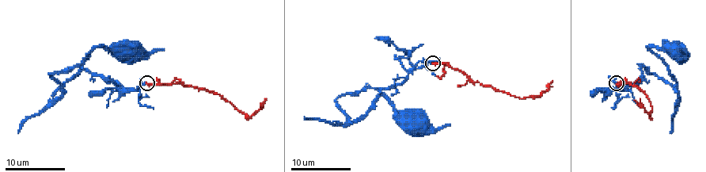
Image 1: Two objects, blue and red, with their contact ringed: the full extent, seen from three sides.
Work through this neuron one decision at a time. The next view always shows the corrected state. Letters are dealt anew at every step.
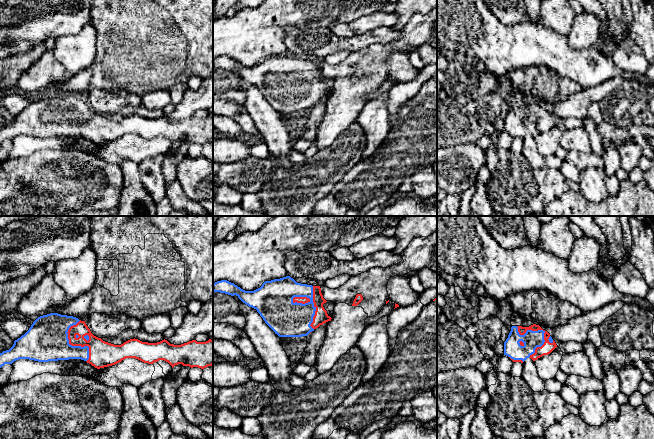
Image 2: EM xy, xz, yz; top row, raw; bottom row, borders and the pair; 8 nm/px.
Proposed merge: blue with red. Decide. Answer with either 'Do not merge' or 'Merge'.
Merge

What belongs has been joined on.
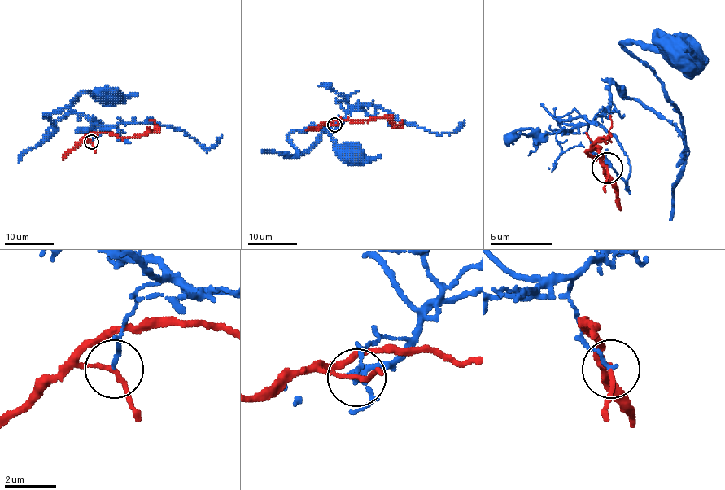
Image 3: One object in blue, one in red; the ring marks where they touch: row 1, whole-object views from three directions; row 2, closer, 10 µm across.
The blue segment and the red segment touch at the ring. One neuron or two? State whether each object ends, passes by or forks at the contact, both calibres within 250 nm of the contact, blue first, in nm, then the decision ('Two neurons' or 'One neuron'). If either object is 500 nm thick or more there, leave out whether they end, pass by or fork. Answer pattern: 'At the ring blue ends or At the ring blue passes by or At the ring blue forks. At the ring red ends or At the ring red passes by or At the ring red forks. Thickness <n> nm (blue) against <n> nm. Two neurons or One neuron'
At the ring blue ends. At the ring red passes by. Thickness 130 nm (blue) against 150 nm. Two neurons

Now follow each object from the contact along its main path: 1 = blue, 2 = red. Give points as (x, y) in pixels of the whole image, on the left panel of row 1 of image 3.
1: (91, 142), (99, 124), (97, 120), (65, 108), (44, 115), (52, 123), (58, 120), (82, 92), (109, 96)
2: (91, 142), (85, 139), (92, 134), (144, 136), (155, 127), (155, 123), (150, 120)

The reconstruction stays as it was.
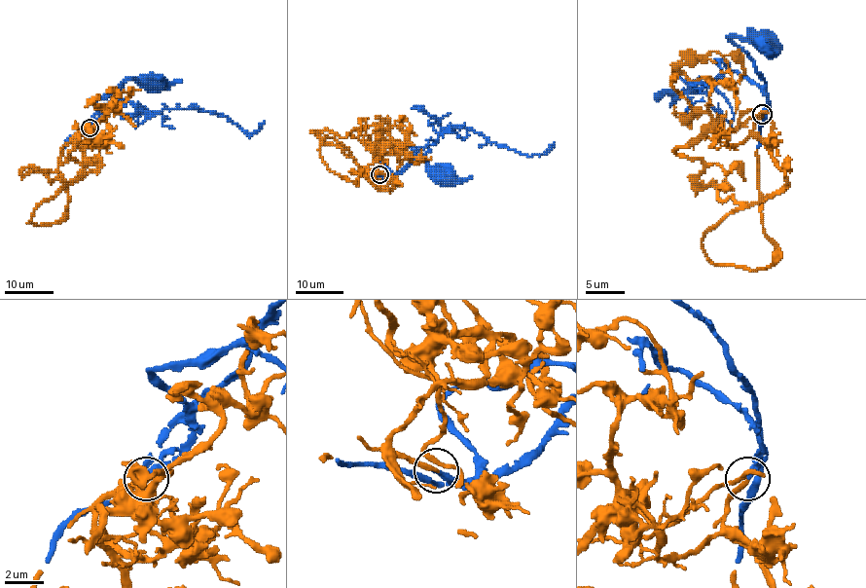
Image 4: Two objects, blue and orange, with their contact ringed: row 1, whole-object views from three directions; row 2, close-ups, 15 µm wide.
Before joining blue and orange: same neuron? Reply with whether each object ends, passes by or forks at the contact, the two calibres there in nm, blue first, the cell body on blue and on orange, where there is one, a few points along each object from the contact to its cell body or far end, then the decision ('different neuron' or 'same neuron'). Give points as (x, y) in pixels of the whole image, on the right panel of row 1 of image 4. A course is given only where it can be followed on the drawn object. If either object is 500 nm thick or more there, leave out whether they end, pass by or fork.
blue ends there; orange forks there; 320 nm thick on the blue side, 200 nm on the other; cell body of blue at (765, 44); no cell body on orange; blue runs (763, 115), (767, 99), (765, 78), (730, 37), (759, 37), (765, 47), (765, 43); orange runs (763, 115), (753, 132), (787, 184), (741, 203), (704, 235), (714, 264), (763, 270), (773, 262), (757, 150); same neuron

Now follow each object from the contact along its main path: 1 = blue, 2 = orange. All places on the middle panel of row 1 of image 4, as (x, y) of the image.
1: (379, 174), (398, 175), (418, 154), (435, 171), (445, 175)
2: (379, 174), (368, 168), (386, 190), (326, 135), (320, 158), (328, 166), (355, 181), (354, 170)

